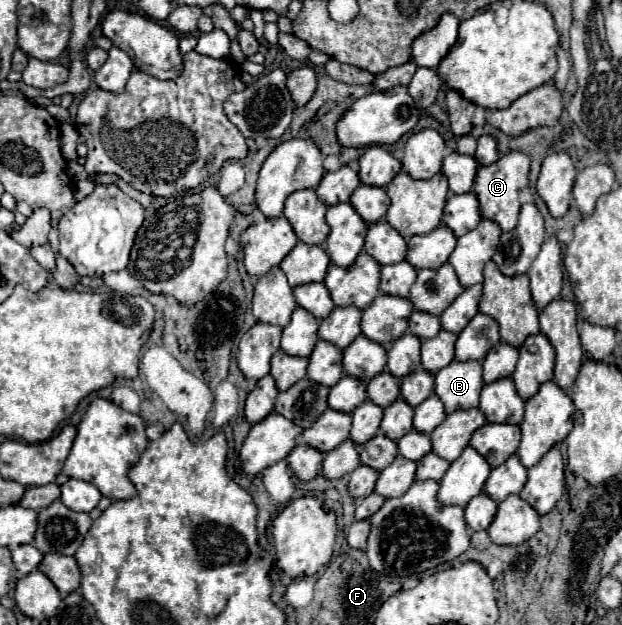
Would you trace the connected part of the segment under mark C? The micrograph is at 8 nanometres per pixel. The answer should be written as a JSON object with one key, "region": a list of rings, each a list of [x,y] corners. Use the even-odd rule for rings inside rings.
{"region":[[[510,152],[502,156],[498,162],[490,166],[480,166],[476,180],[474,180],[474,194],[480,204],[480,214],[484,220],[496,222],[502,232],[510,232],[516,228],[518,212],[520,212],[520,190],[528,186],[528,172],[530,172],[530,160],[522,152]]]}

